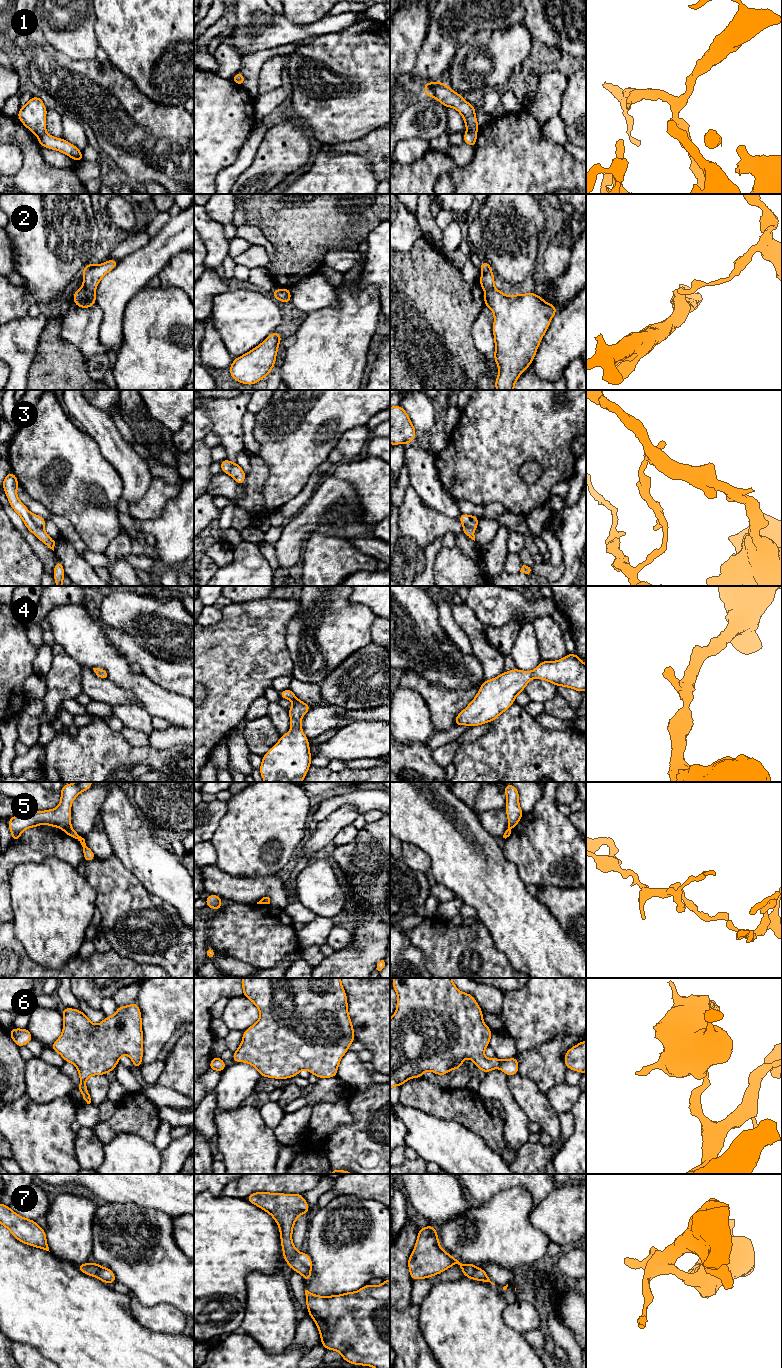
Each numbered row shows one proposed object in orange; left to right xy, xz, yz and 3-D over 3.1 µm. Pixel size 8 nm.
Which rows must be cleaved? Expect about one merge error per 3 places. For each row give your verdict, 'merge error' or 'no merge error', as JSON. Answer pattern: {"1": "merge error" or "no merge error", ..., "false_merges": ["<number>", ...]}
{"1": "no merge error", "2": "merge error", "3": "merge error", "4": "no merge error", "5": "merge error", "6": "no merge error", "7": "no merge error", "false_merges": ["2", "3", "5"]}

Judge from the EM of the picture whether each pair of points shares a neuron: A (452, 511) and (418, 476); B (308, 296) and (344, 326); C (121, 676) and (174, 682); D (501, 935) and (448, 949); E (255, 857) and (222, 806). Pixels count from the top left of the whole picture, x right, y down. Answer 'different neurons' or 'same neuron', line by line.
A: same neuron
B: different neurons
C: different neurons
D: different neurons
E: different neurons

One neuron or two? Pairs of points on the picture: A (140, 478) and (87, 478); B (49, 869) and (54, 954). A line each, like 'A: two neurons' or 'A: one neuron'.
A: two neurons
B: one neuron

